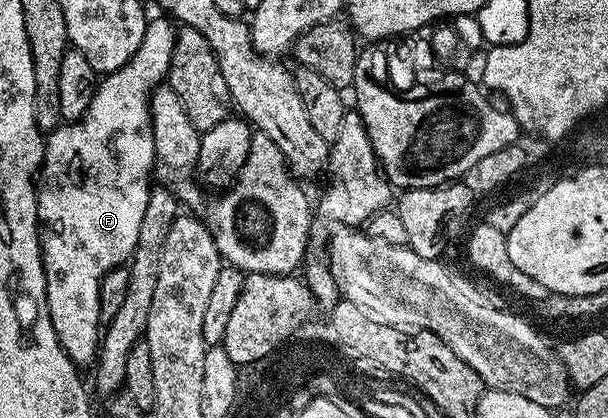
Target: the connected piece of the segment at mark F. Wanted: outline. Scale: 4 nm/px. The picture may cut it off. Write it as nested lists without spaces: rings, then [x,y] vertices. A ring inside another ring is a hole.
[[[151,17],[147,21],[146,35],[140,44],[140,48],[136,48],[132,60],[128,60],[128,64],[124,64],[124,68],[105,75],[99,81],[96,92],[92,96],[92,104],[88,104],[88,112],[84,112],[84,116],[79,118],[77,122],[66,122],[61,126],[57,126],[44,142],[42,168],[36,178],[36,189],[38,192],[38,225],[40,227],[42,263],[44,264],[44,276],[46,277],[48,312],[52,316],[52,328],[56,328],[56,336],[60,340],[64,352],[74,361],[75,366],[79,368],[85,368],[86,365],[89,367],[98,357],[100,327],[103,325],[103,320],[100,316],[100,284],[104,280],[104,276],[108,272],[112,272],[112,268],[129,263],[136,248],[136,240],[140,236],[140,223],[144,217],[144,208],[148,208],[148,196],[152,189],[150,174],[152,178],[156,170],[152,120],[150,119],[150,96],[154,93],[157,86],[163,85],[164,79],[170,73],[172,52],[174,51],[174,36],[176,33],[175,23],[169,17],[158,17],[162,18]]]

